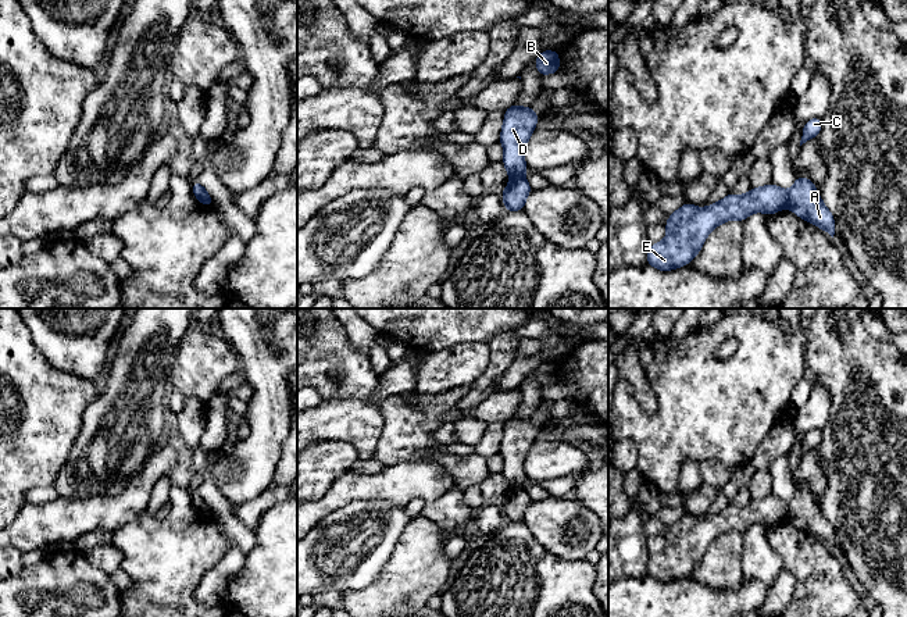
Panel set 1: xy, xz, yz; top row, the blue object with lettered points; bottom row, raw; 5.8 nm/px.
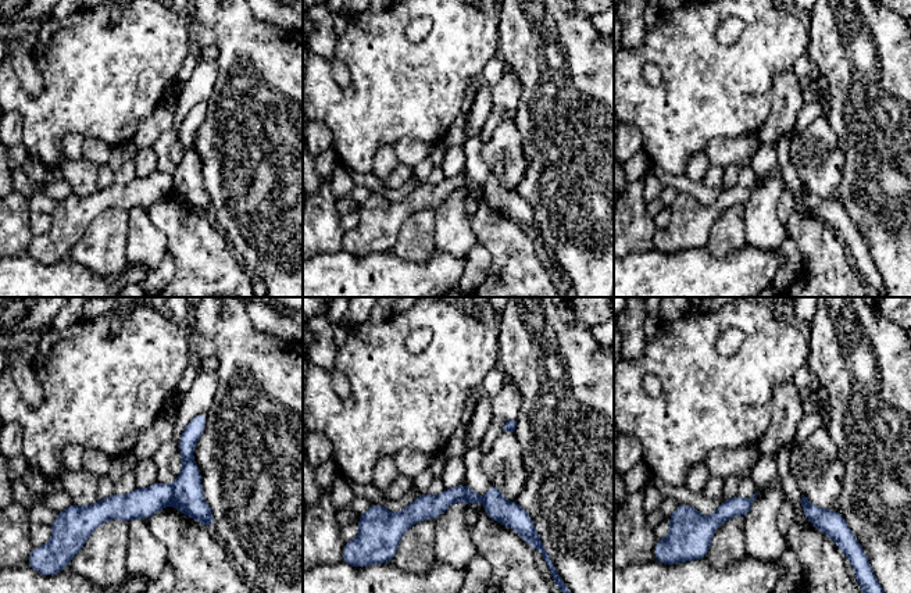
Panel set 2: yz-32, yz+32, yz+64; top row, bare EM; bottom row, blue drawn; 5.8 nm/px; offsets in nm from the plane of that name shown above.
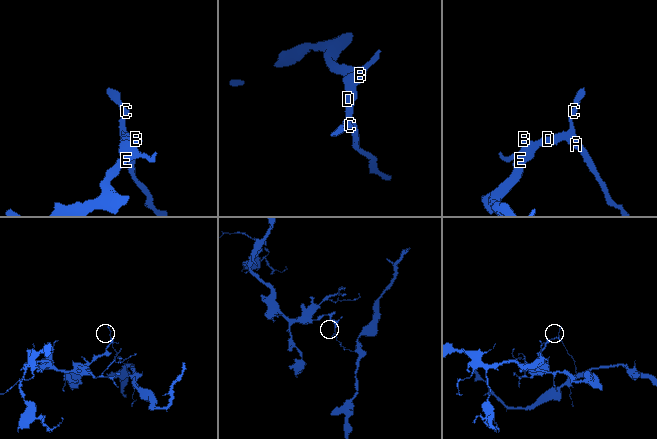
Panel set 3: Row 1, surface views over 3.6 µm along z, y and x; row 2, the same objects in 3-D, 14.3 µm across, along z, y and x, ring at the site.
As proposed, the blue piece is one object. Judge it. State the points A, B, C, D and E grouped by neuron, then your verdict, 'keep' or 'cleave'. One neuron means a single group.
groups A C / B D E; cleave

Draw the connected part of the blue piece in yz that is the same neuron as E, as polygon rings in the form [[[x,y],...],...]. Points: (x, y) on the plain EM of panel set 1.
[[[771,493],[763,499],[751,499],[743,507],[729,504],[704,520],[688,513],[668,528],[667,549],[650,556],[646,573],[663,584],[689,577],[715,538],[729,531],[743,534],[757,523],[772,527],[788,518],[788,511],[789,503]]]

